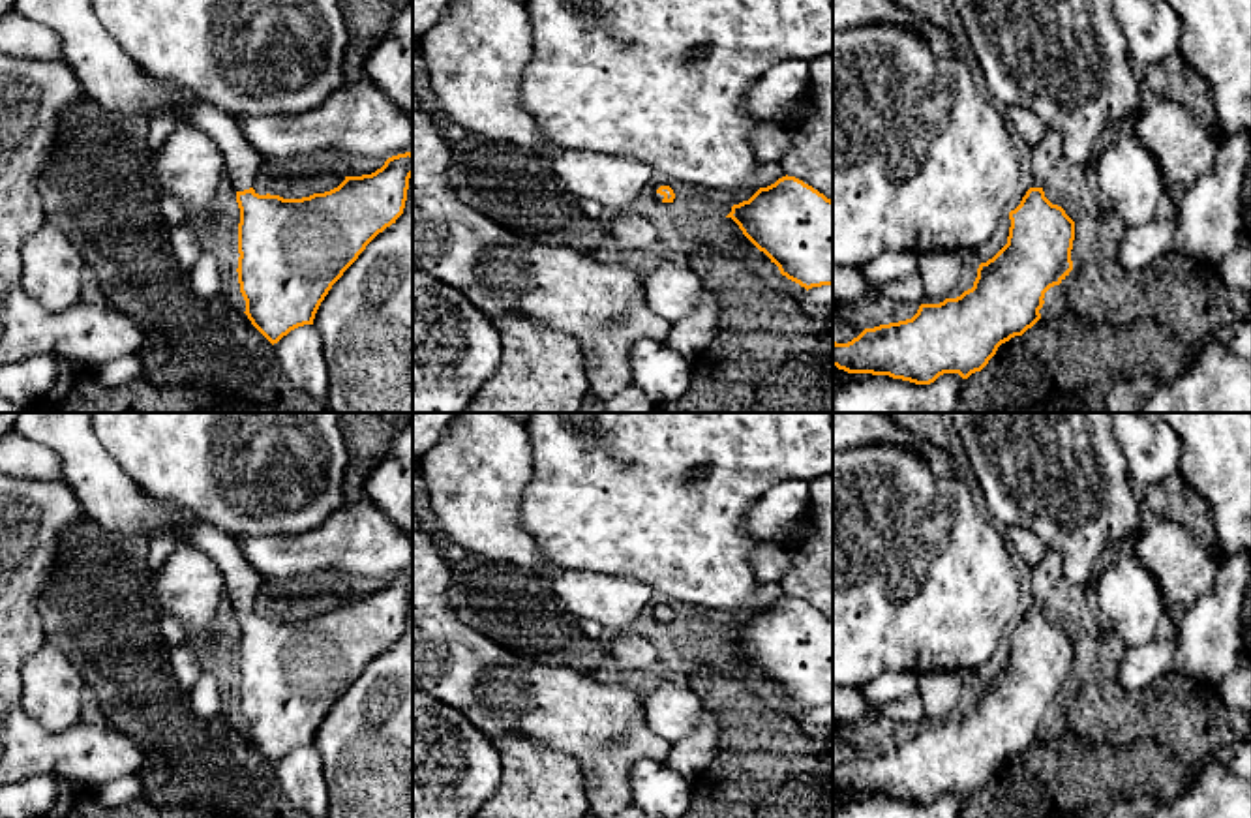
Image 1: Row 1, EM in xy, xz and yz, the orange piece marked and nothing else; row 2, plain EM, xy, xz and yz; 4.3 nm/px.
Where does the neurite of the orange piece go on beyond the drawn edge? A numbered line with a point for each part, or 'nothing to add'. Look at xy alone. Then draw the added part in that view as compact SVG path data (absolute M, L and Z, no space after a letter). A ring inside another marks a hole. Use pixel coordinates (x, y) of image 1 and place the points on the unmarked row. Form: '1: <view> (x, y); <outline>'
1: xy (242, 580); M188 520L173 529L180 533L180 546L193 546L216 563L236 612L253 608L263 574L244 557L234 537L203 520Z

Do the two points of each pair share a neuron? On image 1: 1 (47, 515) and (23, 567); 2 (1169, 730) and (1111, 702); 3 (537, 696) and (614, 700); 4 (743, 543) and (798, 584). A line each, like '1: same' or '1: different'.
1: same
2: same
3: same
4: different

